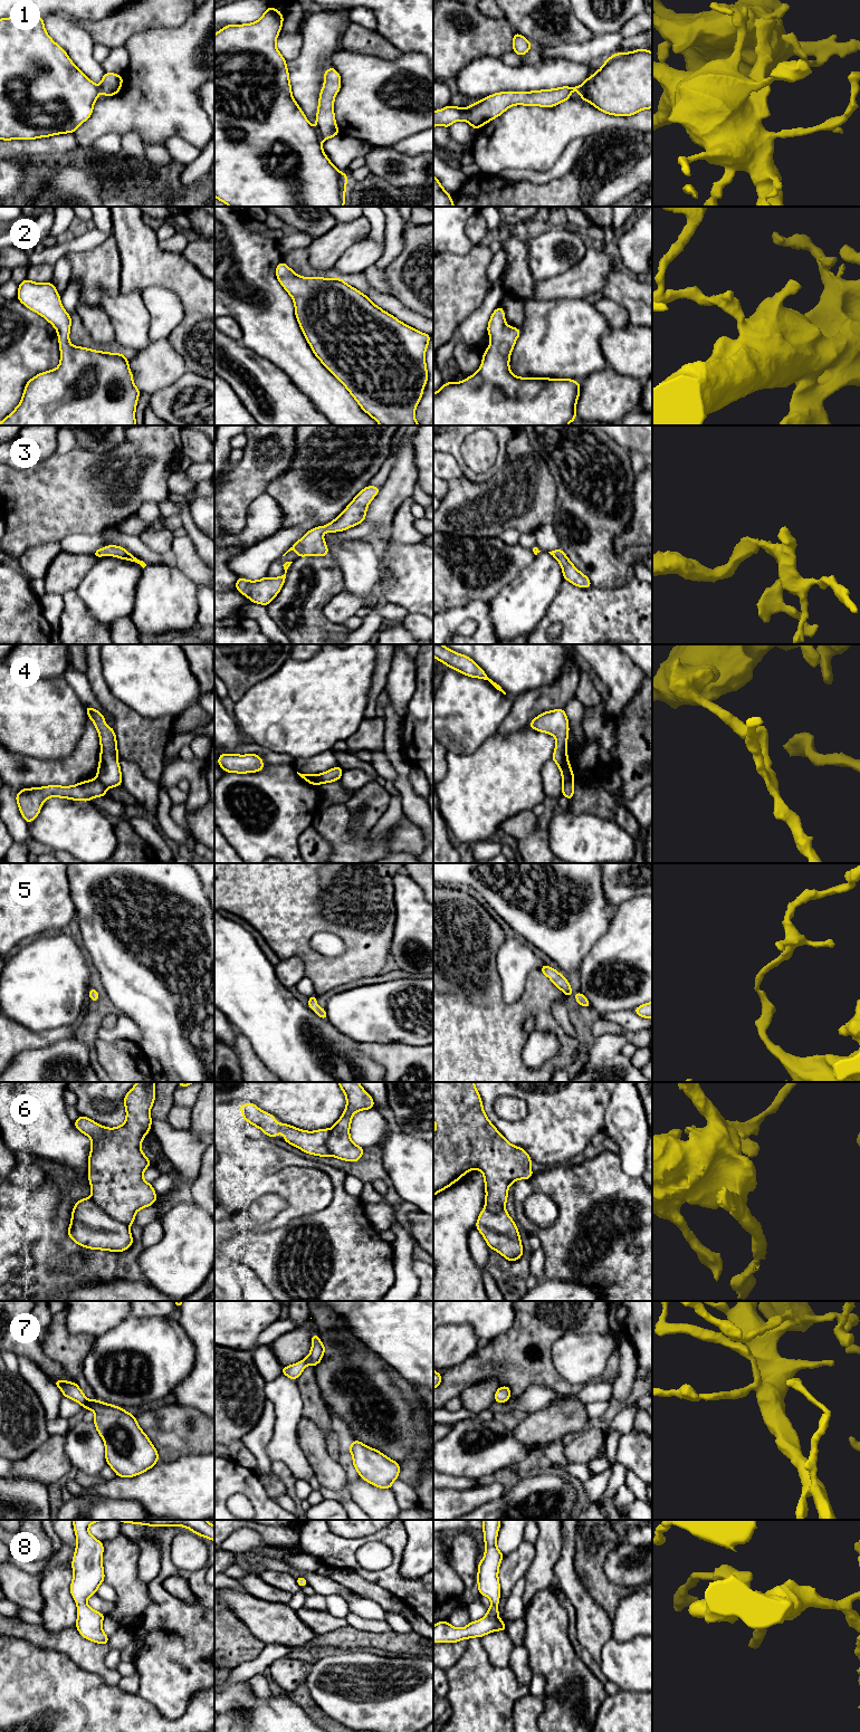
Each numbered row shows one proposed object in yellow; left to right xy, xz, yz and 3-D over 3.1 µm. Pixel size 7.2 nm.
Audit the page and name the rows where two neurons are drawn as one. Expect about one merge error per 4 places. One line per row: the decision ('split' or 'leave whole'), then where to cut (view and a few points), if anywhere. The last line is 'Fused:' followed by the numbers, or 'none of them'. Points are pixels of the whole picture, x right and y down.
1: split; cut in xz along (315, 128), (322, 140)
2: leave whole; no cut
3: leave whole; no cut
4: split; cut in yz along (572, 781), (563, 783)
5: leave whole; no cut
6: leave whole; no cut
7: leave whole; no cut
8: leave whole; no cut
Fused: 1, 4

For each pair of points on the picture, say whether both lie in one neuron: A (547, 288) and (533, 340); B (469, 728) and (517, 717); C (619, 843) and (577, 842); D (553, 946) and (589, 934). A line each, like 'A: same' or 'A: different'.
A: different
B: different
C: same
D: same

